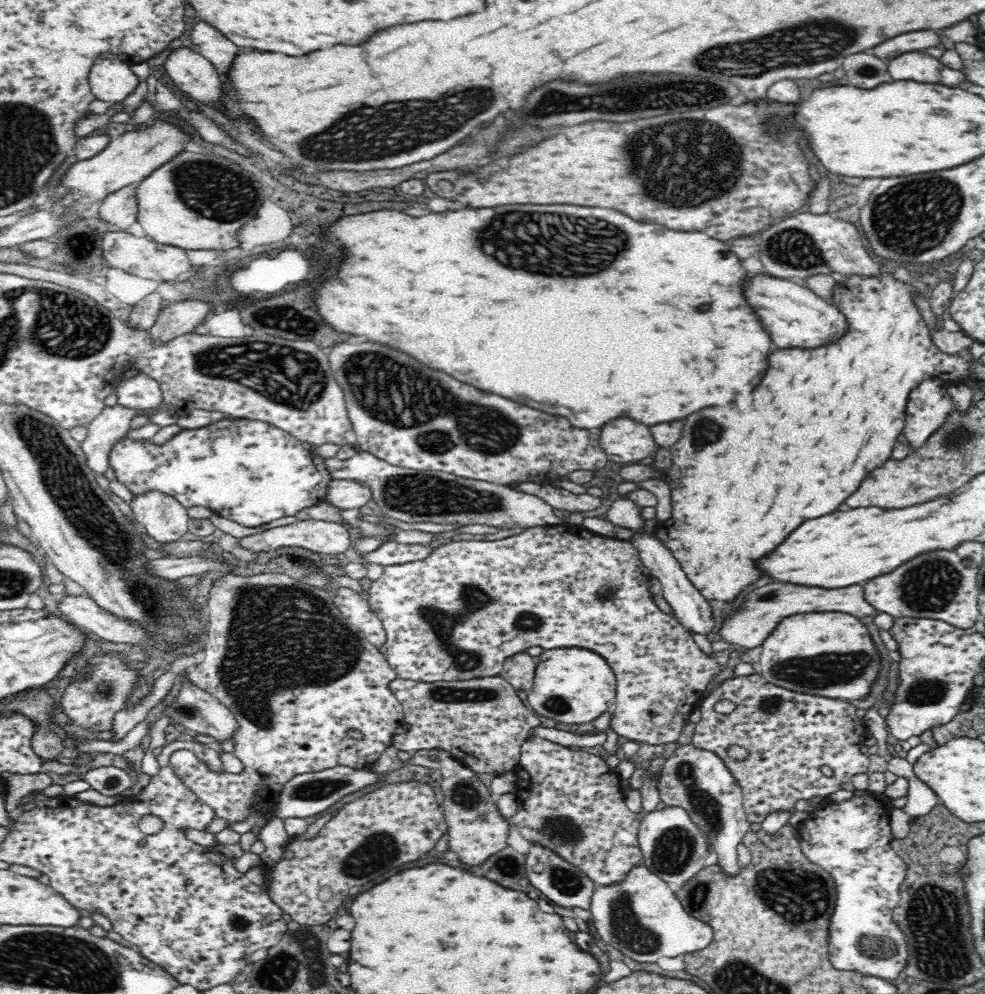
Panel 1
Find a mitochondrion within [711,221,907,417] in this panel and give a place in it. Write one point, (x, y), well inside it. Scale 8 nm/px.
(795, 247)

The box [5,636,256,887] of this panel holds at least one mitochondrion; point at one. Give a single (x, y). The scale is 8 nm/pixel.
(105, 689)

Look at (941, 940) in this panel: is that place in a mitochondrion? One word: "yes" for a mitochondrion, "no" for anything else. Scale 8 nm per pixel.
yes

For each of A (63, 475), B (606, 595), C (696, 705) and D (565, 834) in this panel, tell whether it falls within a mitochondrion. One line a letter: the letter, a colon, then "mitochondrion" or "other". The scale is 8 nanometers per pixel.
A: mitochondrion
B: other
C: other
D: mitochondrion

